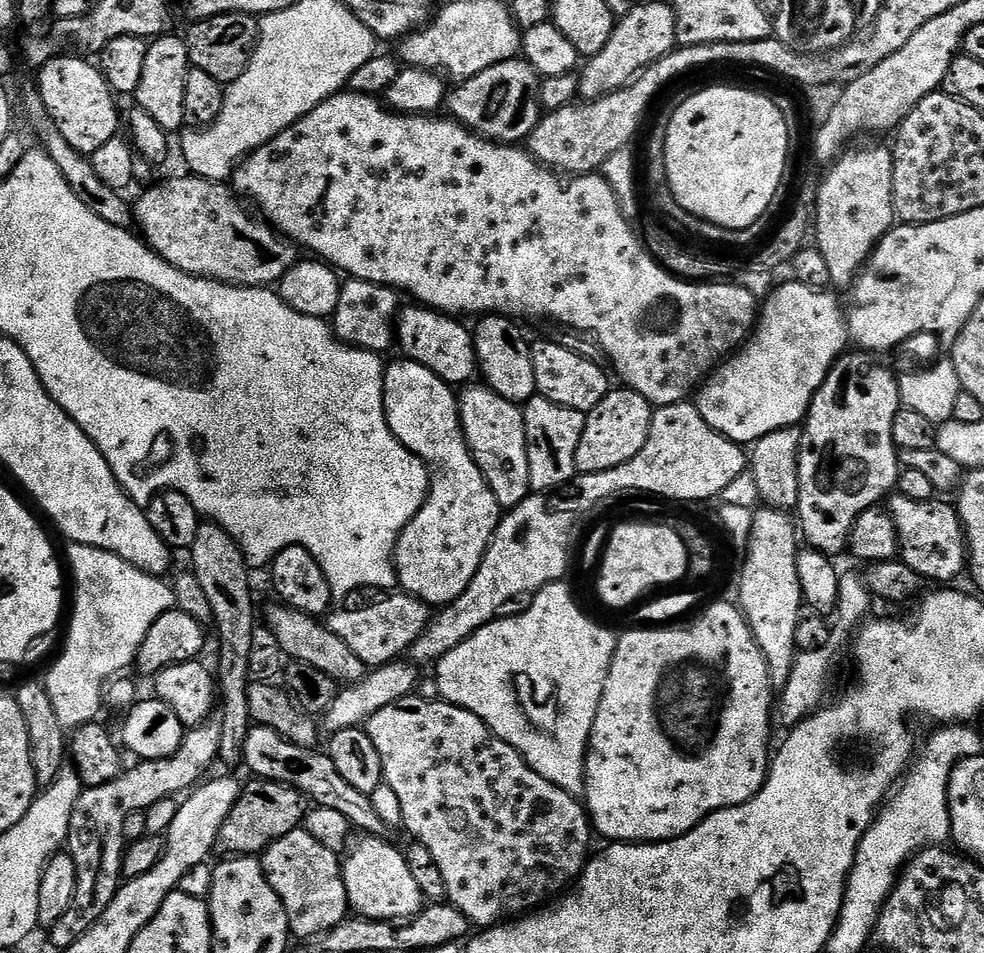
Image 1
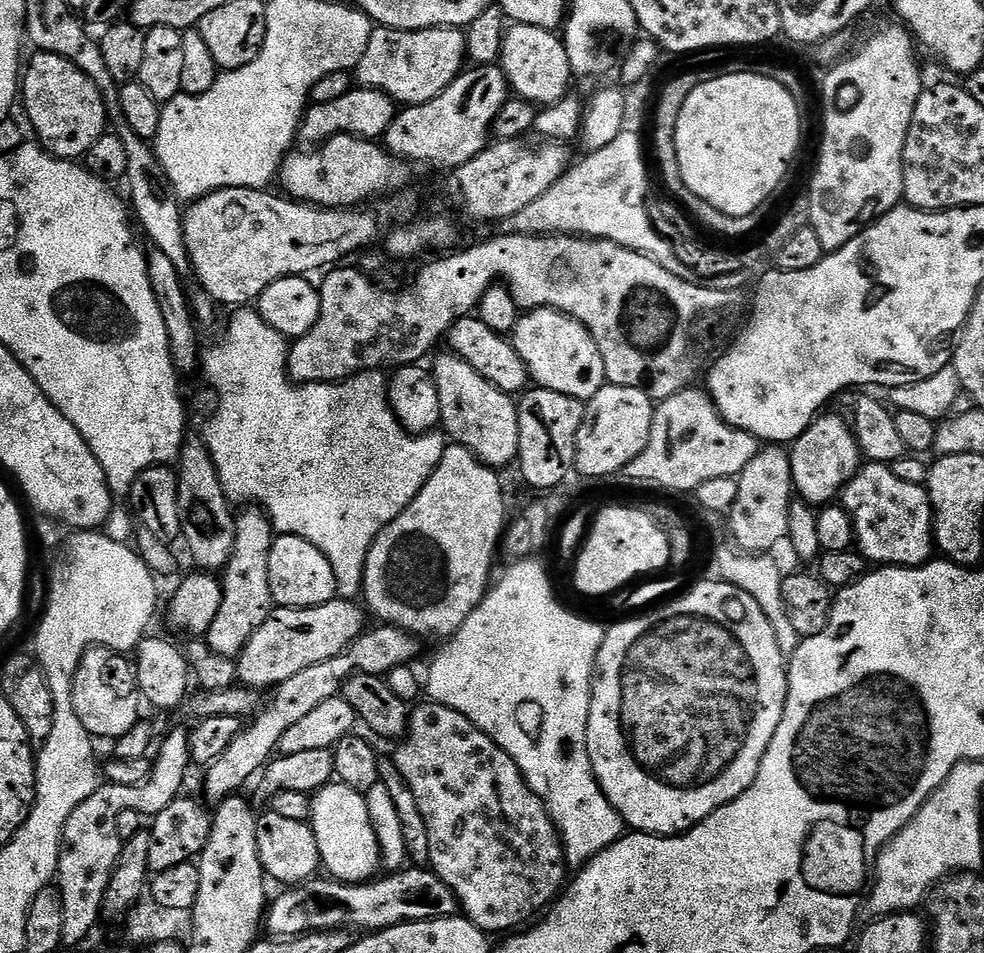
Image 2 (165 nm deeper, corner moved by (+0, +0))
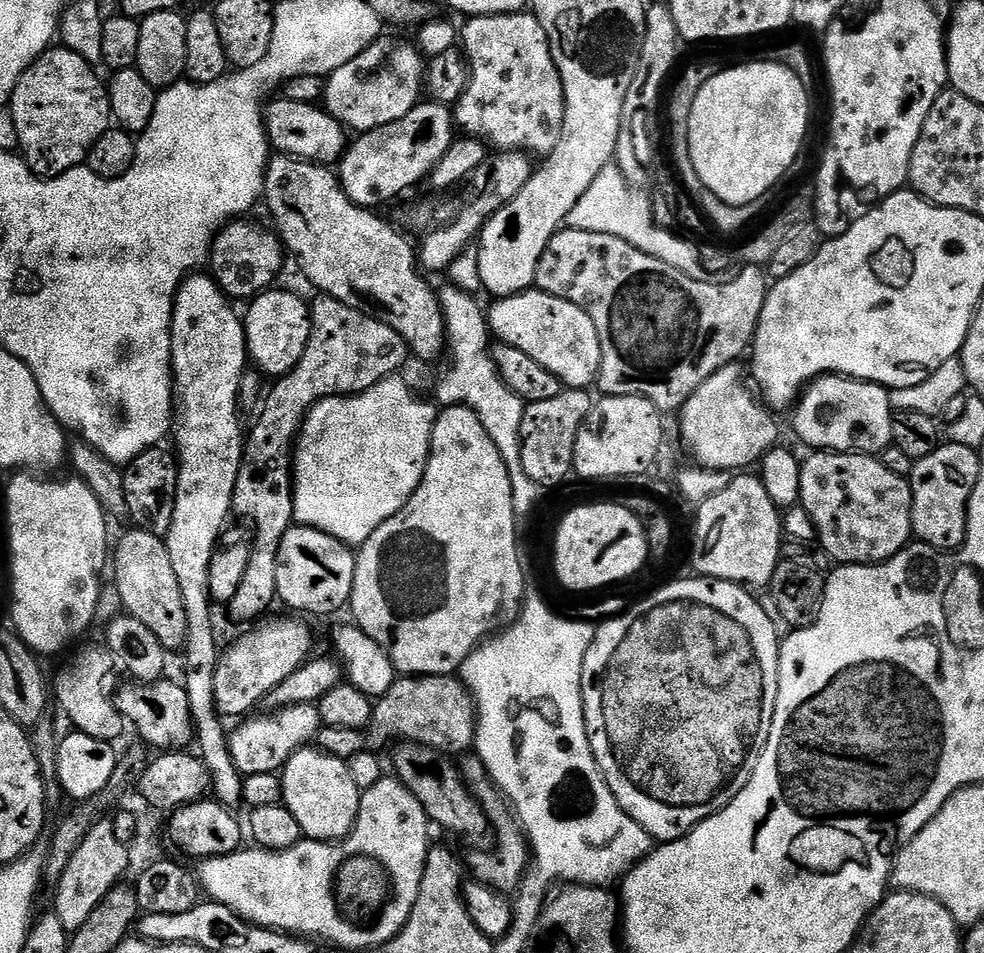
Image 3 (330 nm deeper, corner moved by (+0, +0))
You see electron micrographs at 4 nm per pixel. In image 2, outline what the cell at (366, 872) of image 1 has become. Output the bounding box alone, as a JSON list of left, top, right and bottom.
[310,782,381,884]

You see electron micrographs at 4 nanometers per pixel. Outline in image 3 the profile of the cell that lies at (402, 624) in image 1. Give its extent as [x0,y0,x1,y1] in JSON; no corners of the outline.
[214,618,312,718]

